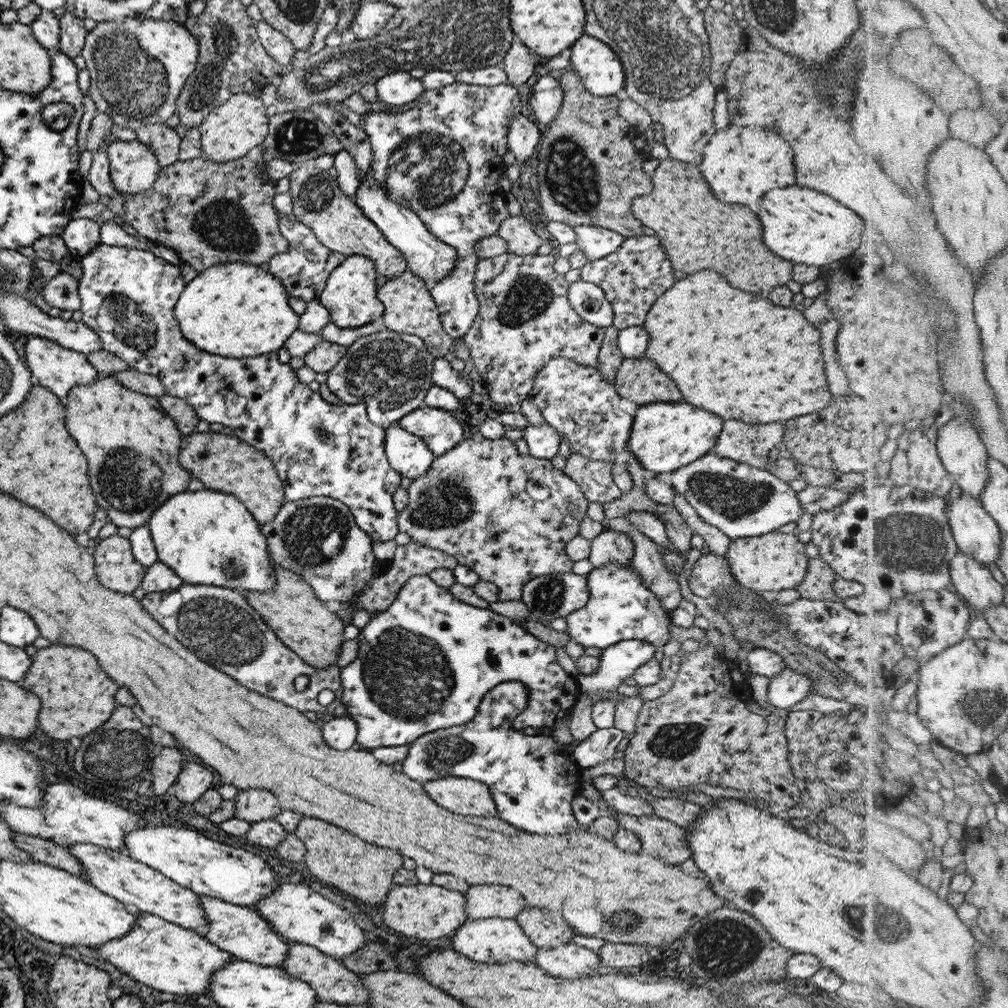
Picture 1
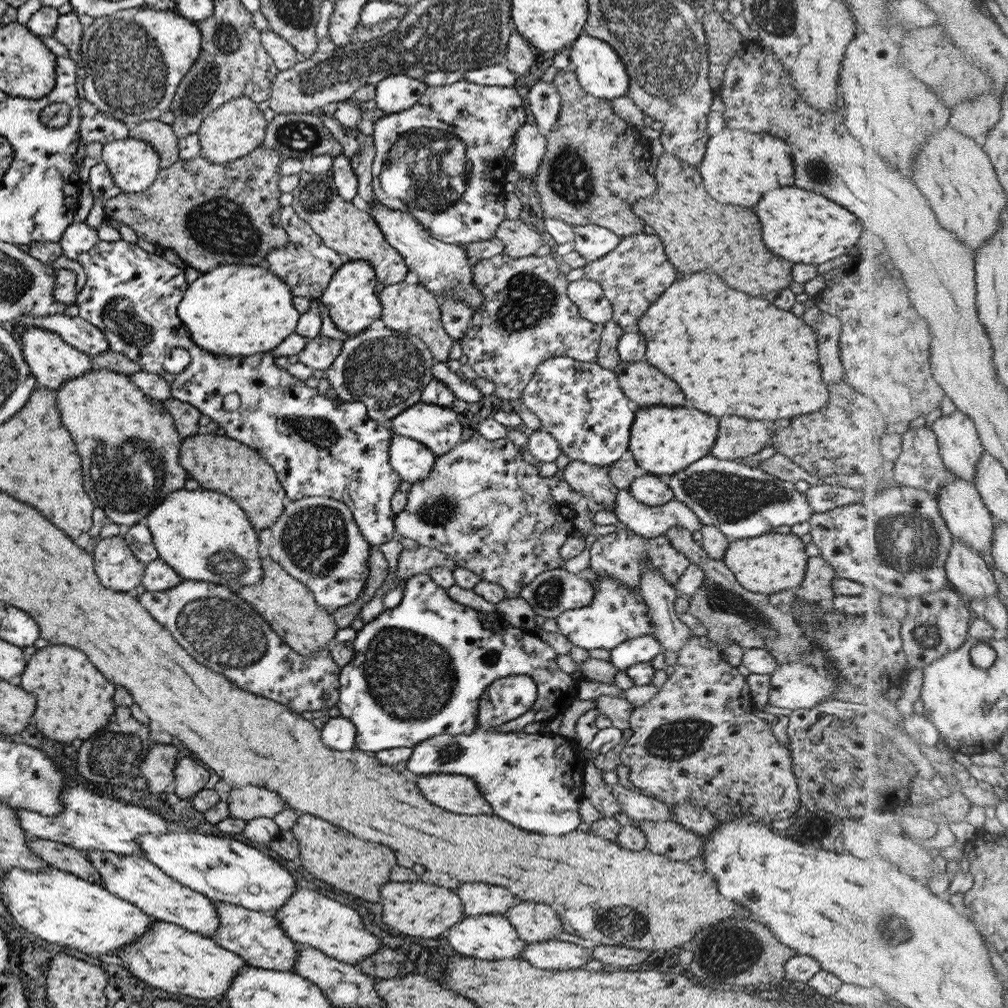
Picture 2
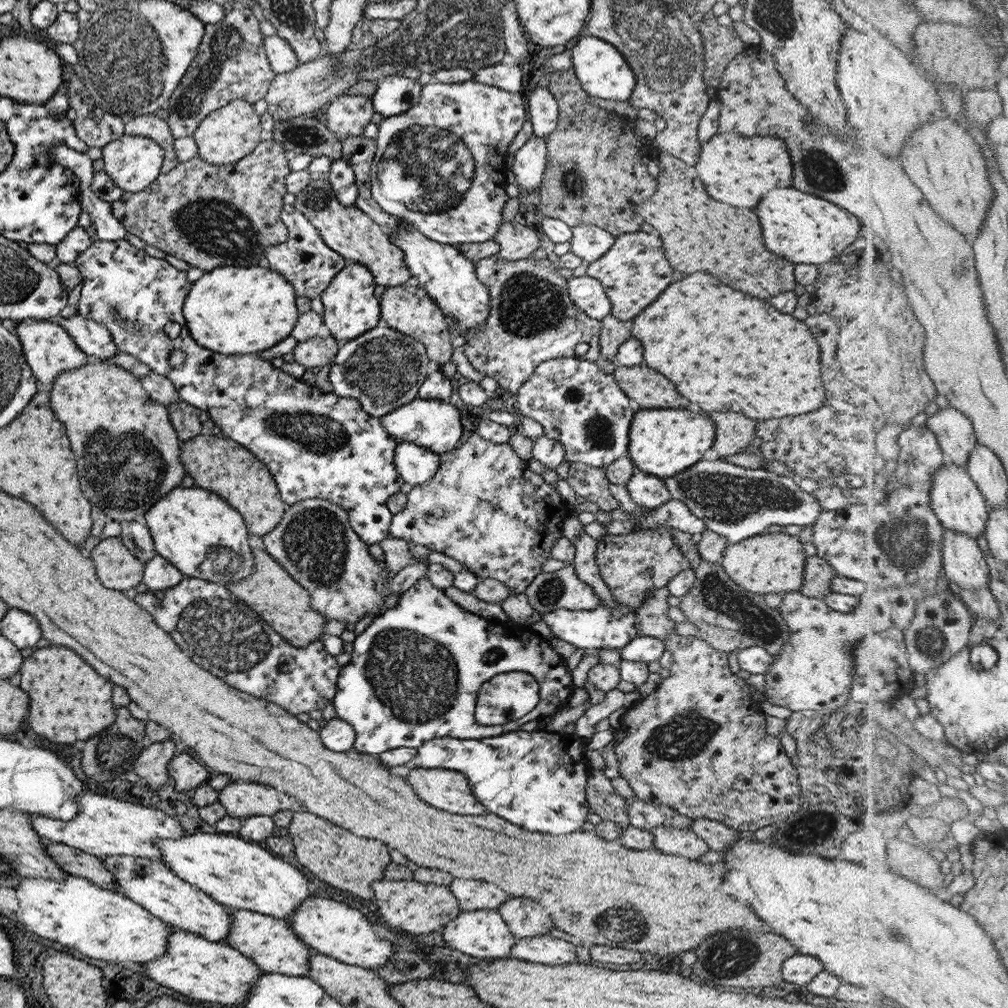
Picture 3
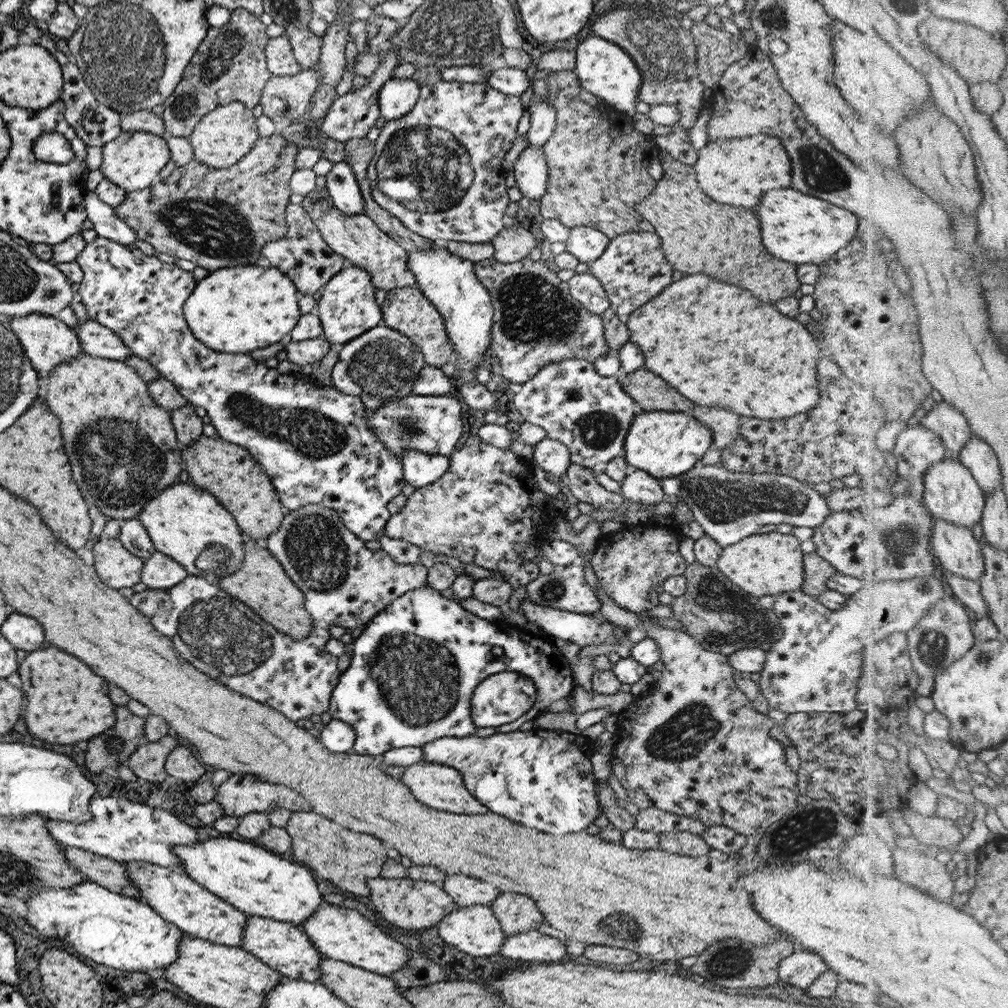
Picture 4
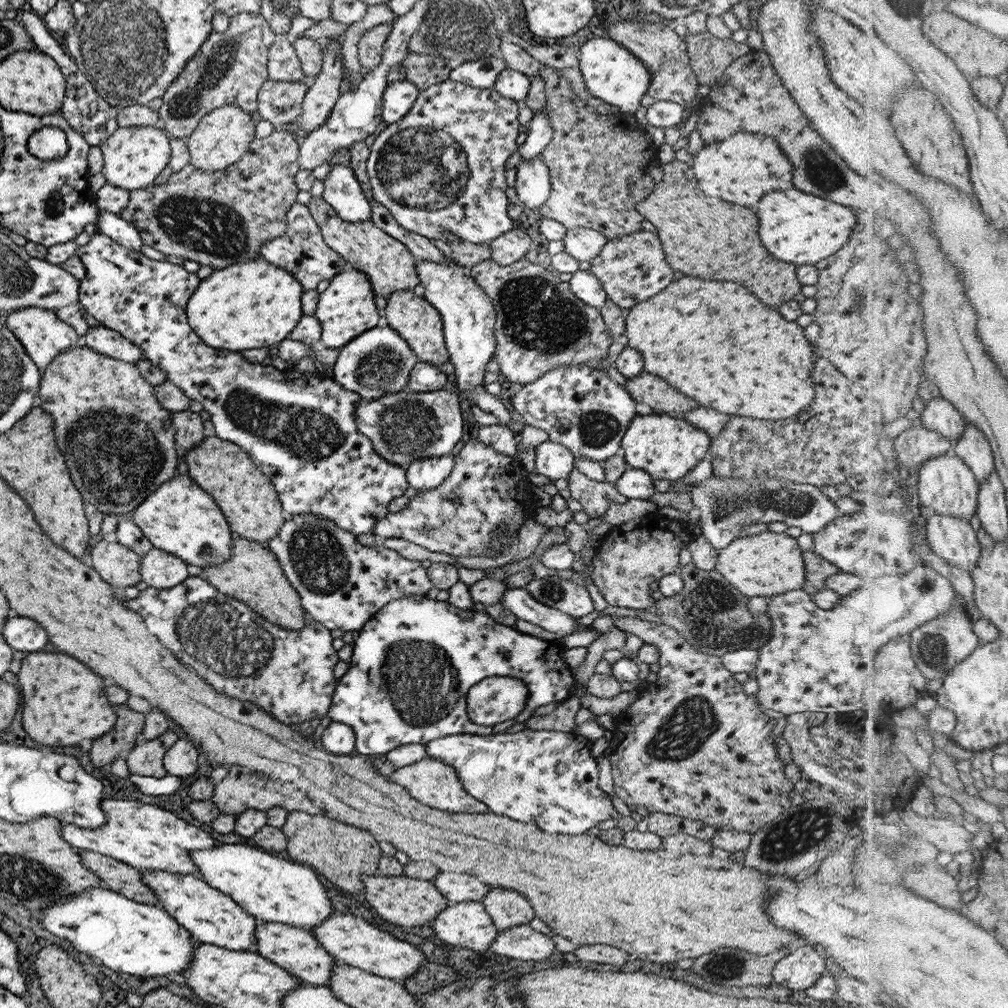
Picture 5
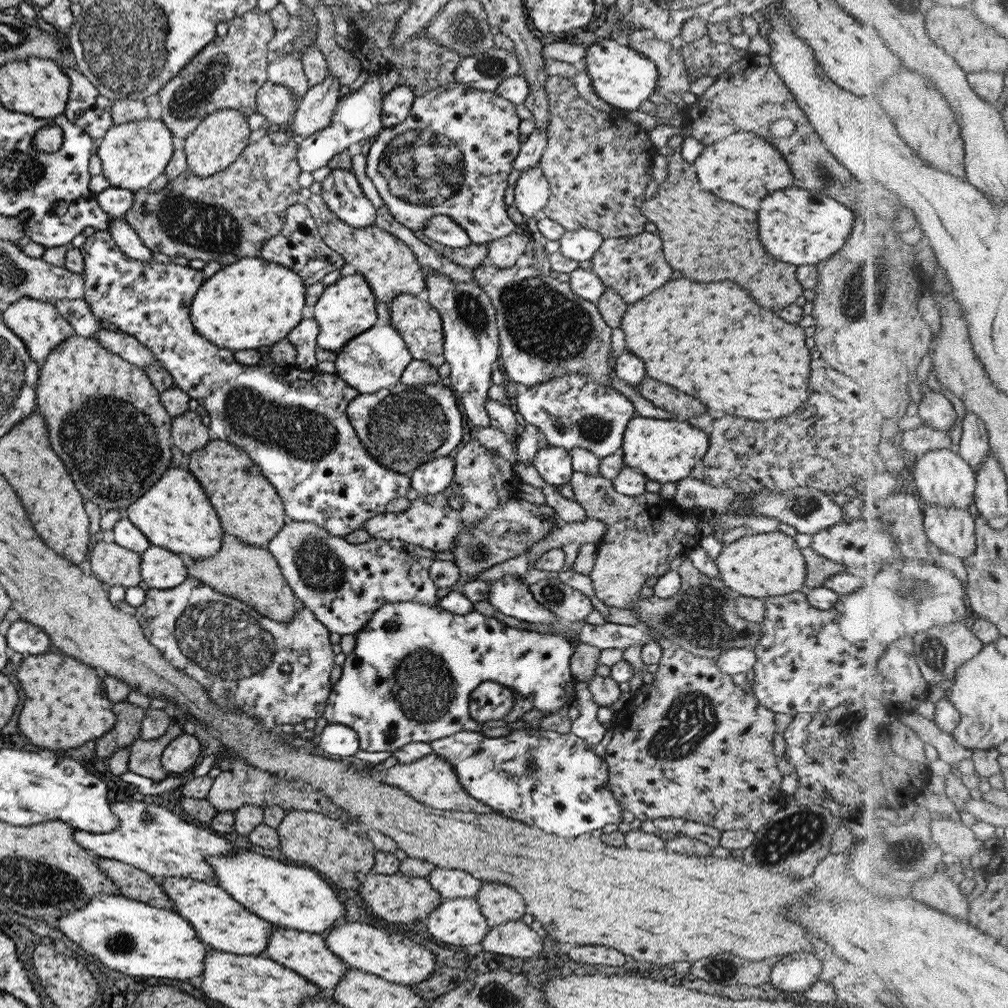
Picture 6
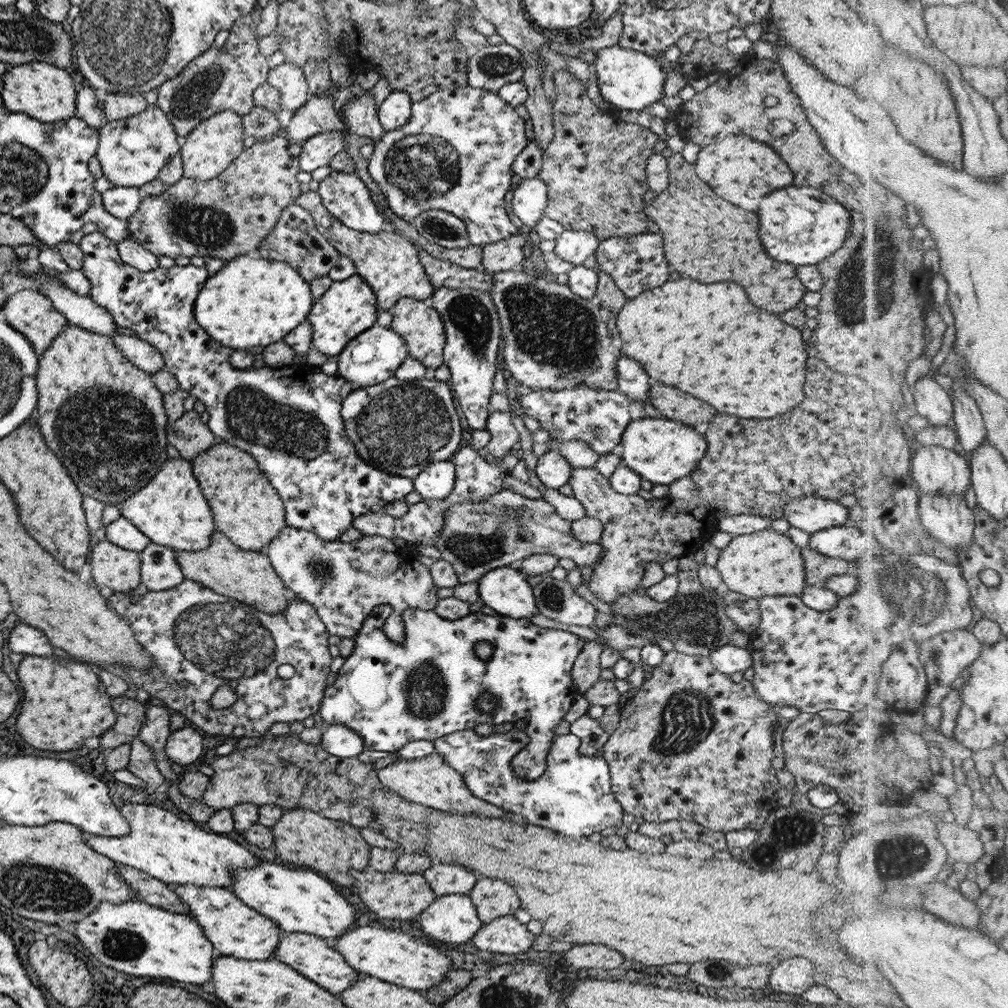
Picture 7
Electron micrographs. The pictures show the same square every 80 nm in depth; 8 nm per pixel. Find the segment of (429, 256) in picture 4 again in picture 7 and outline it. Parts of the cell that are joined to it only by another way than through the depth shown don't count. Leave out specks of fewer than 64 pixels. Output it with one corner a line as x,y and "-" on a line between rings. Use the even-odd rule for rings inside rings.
434,288
431,306
443,323
444,346
442,364
449,369
447,383
457,399
469,428
486,430
486,418
490,413
488,400
492,393
491,381
495,374
497,349
499,348
500,324
496,308
489,294
473,288

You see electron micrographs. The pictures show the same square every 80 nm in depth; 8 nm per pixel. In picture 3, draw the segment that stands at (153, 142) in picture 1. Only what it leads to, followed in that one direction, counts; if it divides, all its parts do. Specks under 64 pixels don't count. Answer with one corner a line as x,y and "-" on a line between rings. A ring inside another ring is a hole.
143,114
124,120
123,123
124,134
148,137
162,148
161,173
166,173
178,163
172,147
174,136
170,133
164,120
156,117
155,114

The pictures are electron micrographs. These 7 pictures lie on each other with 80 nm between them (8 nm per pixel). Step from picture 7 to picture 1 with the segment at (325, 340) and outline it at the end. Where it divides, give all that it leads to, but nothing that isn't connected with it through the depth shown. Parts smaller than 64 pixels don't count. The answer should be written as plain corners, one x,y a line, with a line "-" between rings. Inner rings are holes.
347,256
333,268
317,298
327,309
330,322
337,328
359,328
382,316
383,305
376,297
377,278
372,261
365,256

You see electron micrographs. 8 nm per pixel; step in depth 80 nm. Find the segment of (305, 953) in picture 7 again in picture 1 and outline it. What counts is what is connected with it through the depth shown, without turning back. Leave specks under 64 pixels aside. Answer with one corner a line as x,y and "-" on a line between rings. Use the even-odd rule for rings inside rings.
198,895
198,901
207,921
201,933
211,944
228,952
235,959
280,968
287,956
287,940
273,932
270,923
261,918
257,911
203,895

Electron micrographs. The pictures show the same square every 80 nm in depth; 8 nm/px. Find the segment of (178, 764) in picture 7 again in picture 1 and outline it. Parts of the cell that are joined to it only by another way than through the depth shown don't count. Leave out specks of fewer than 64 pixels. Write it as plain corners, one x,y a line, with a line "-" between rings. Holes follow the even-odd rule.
183,762
181,772
171,786
171,791
182,803
195,802
207,789
211,787
213,774
207,768
201,768
193,762

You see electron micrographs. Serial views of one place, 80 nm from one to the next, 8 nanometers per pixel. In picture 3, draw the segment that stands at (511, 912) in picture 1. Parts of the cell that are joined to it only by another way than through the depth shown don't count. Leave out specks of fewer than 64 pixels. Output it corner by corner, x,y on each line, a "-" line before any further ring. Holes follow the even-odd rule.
453,880
447,886
449,892
457,899
463,912
473,910
496,910
505,902
505,892
493,884
477,882
477,880

